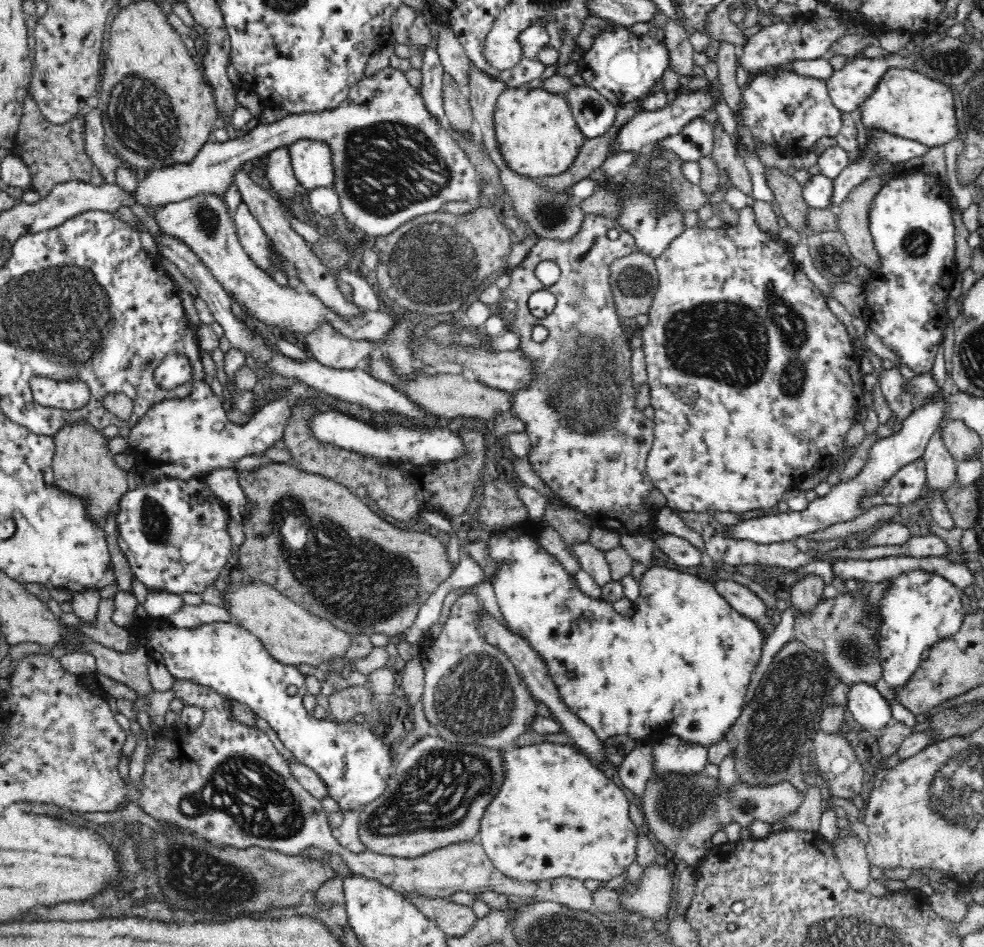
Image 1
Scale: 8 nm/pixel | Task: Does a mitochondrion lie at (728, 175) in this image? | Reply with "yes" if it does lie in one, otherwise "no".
no

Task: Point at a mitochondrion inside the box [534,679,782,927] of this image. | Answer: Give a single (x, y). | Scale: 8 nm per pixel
(680, 806)

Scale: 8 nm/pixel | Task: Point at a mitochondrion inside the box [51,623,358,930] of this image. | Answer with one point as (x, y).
(247, 789)

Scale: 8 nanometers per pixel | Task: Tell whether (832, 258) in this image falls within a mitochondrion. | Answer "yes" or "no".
yes

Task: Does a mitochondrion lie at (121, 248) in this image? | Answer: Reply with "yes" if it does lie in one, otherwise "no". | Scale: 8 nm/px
no

